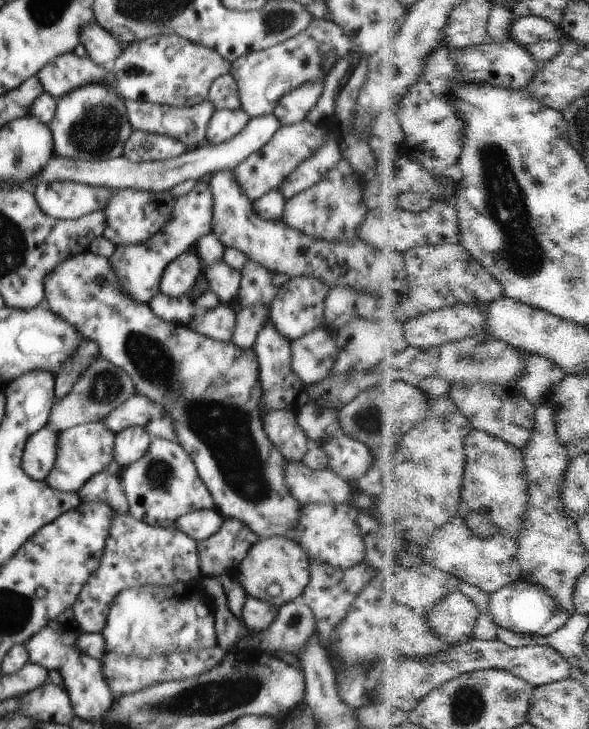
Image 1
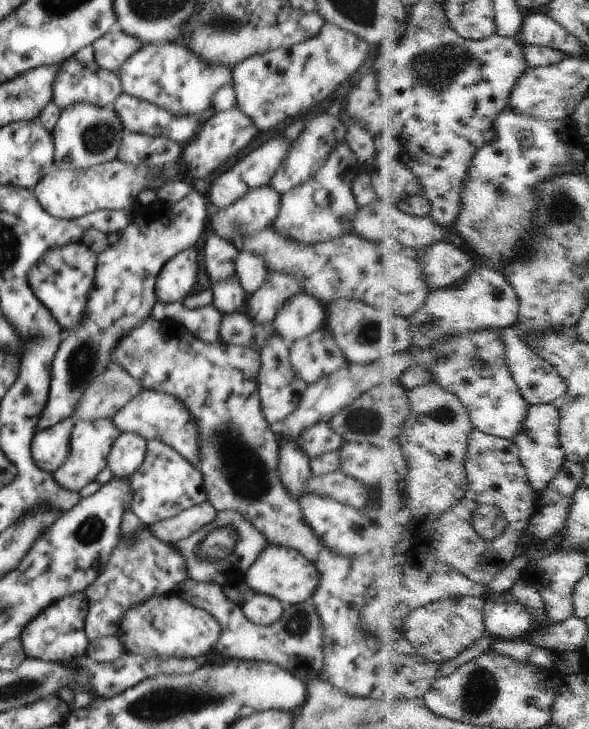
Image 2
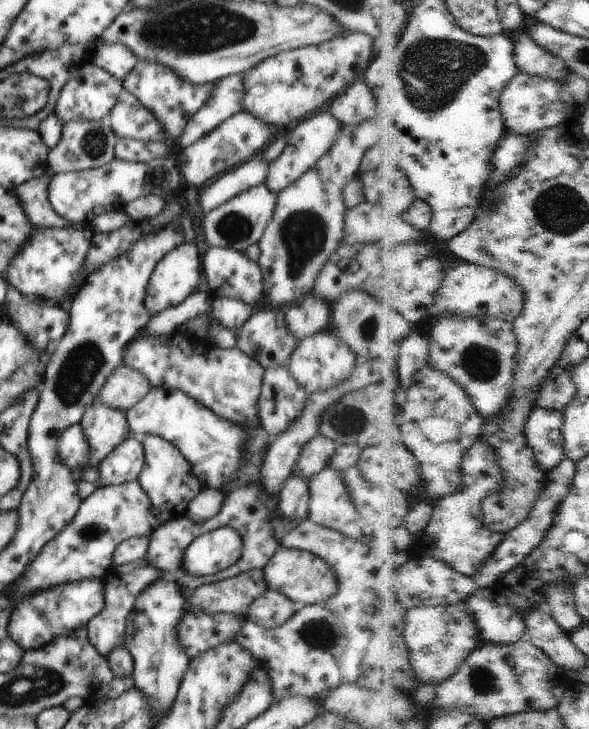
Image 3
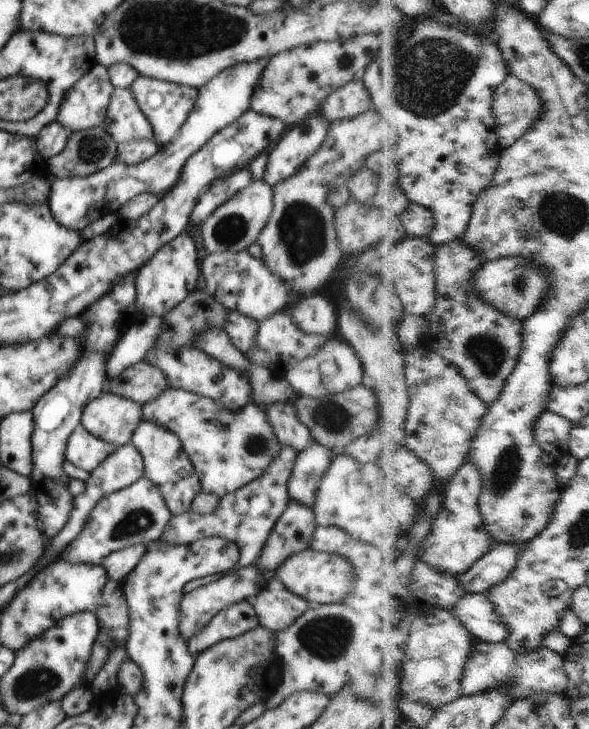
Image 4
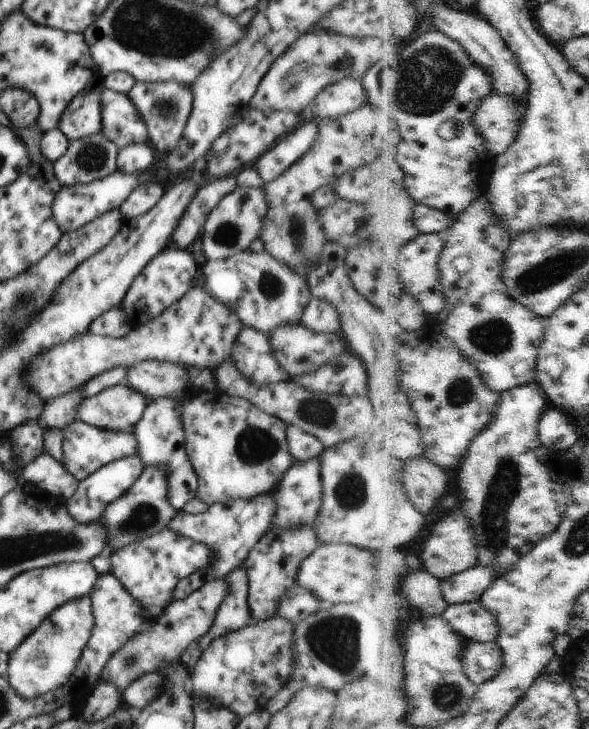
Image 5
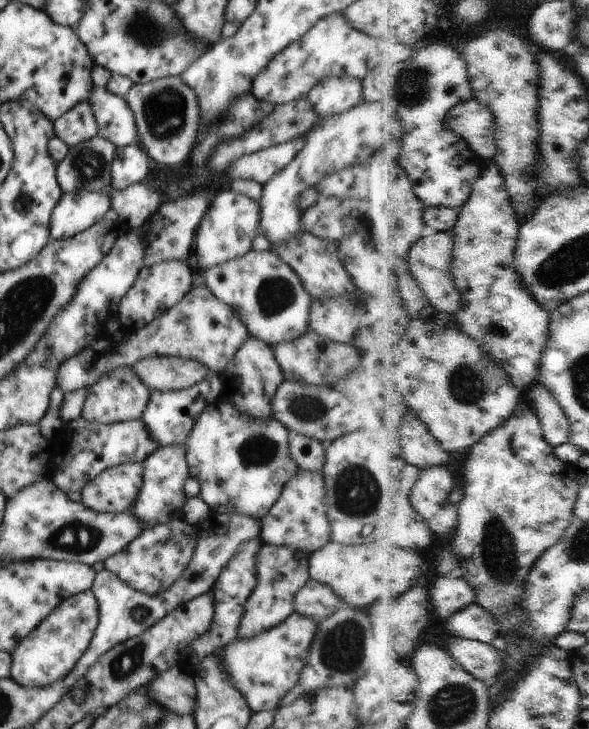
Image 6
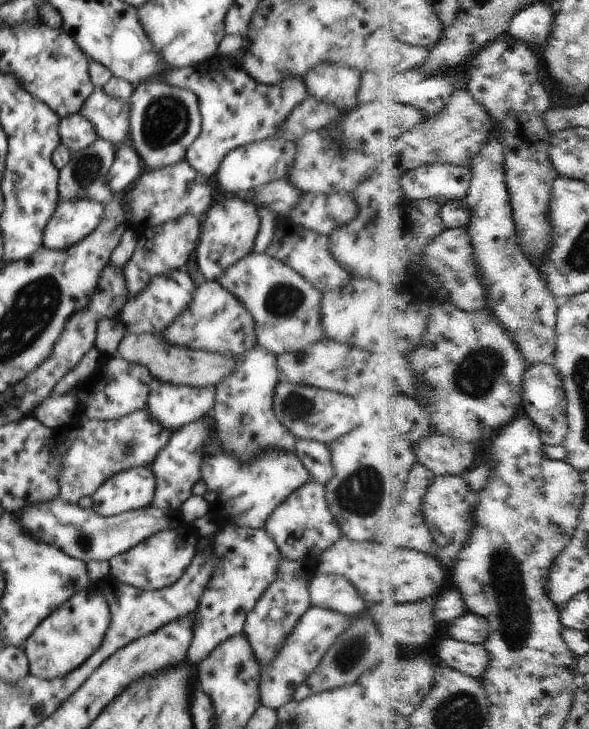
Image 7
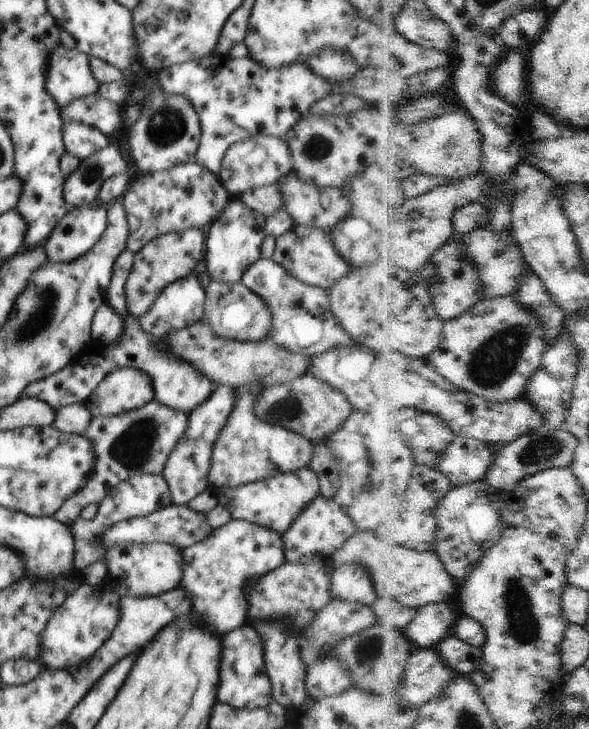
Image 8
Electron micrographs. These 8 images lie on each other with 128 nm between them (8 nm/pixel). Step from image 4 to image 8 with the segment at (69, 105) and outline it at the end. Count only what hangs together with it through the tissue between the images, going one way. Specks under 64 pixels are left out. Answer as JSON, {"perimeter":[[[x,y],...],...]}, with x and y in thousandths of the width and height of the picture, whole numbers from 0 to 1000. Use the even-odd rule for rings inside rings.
{"perimeter":[[[138,167],[107,169],[107,192],[112,210],[136,219],[153,217],[160,209],[177,206],[188,196],[183,185]]]}

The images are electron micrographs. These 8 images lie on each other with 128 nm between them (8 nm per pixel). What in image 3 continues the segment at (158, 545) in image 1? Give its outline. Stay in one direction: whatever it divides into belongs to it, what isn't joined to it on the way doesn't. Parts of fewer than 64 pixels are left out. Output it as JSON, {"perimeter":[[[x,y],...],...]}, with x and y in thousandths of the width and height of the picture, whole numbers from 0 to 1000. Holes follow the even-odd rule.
{"perimeter":[[[251,765],[234,768],[234,771],[221,771],[211,776],[190,776],[185,785],[177,791],[177,834],[173,840],[165,842],[148,853],[149,875],[153,883],[163,892],[183,903],[183,897],[197,889],[197,886],[211,886],[211,877],[216,861],[217,842],[224,840],[234,815],[241,815],[255,801],[261,801],[268,793],[273,793],[273,783],[255,774]]]}

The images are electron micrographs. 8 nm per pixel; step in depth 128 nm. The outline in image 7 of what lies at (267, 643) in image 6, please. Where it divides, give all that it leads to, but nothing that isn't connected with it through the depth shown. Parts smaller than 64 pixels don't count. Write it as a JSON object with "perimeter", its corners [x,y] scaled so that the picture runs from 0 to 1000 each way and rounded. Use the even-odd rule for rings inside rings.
{"perimeter":[[[540,831],[526,833],[513,842],[469,903],[455,911],[441,911],[441,966],[470,973],[491,964],[503,944],[537,919],[550,897],[570,883],[574,872],[594,861],[598,850],[598,845],[584,845],[577,840]]]}

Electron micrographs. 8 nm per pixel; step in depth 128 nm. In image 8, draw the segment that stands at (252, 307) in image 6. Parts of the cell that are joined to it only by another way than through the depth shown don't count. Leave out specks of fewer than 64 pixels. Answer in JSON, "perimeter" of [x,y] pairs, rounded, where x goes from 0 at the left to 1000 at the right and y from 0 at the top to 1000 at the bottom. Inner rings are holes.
{"perimeter":[[[441,353],[411,379],[411,390],[445,409],[462,428],[462,453],[457,464],[469,475],[479,475],[499,486],[540,487],[557,480],[587,477],[594,461],[574,444],[560,425],[559,402],[538,392],[523,392],[492,379],[475,362]]]}

